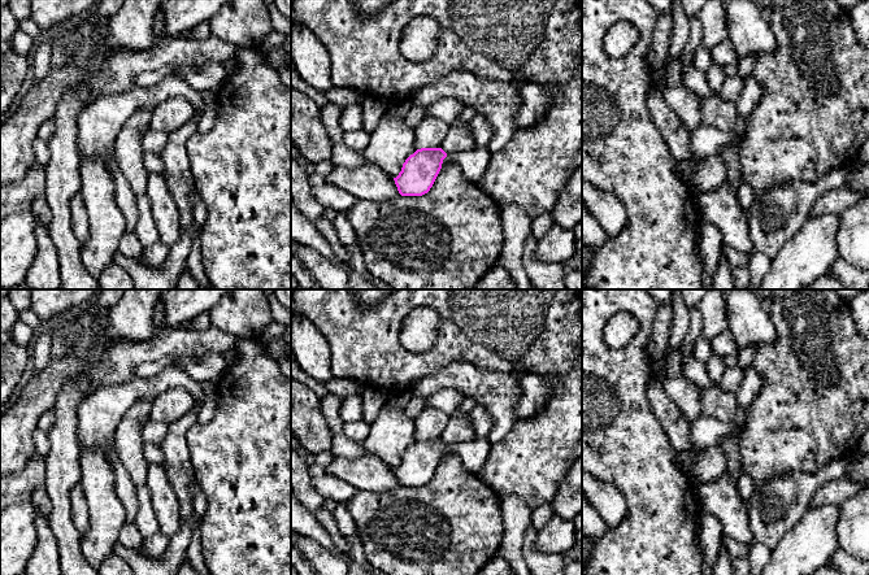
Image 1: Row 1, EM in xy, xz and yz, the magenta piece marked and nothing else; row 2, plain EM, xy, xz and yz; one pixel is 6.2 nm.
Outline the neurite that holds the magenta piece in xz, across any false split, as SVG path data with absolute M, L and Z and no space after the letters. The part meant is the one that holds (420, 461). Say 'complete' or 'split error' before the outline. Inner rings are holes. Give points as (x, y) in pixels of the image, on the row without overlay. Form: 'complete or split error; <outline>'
complete; M421 439L410 445L403 454L401 462L394 469L401 487L422 487L433 478L447 444L442 439Z

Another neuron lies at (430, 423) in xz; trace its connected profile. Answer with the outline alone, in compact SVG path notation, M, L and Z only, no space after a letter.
M423 409L416 418L416 436L421 439L440 439L449 421L449 415L434 409Z

